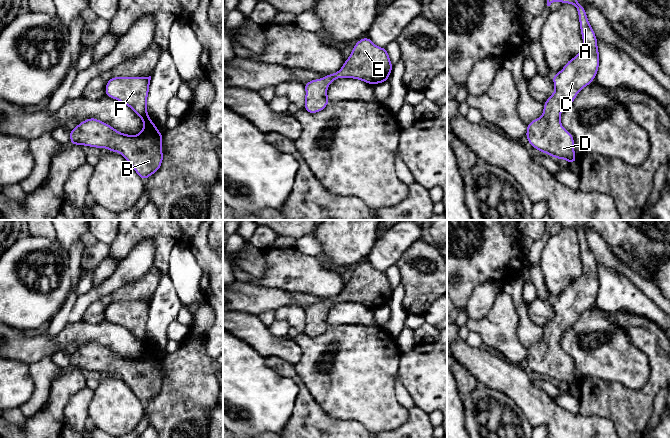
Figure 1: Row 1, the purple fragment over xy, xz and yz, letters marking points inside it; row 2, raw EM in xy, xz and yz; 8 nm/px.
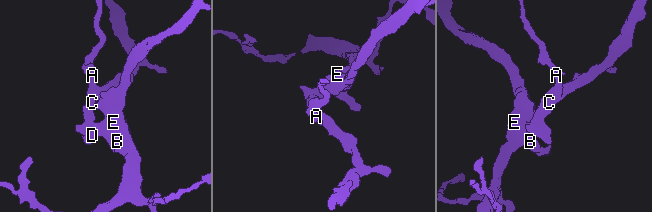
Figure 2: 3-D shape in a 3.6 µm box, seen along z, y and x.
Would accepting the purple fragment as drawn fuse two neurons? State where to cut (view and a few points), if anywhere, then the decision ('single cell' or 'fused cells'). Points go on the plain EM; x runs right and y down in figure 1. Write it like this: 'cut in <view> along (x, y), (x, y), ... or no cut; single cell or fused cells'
no cut; single cell

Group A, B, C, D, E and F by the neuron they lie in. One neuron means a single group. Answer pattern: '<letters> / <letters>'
A B C D E F

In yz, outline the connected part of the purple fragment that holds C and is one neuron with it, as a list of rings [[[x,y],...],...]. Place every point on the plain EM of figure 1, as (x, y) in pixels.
[[[547,220],[546,224],[547,230],[558,224],[577,232],[583,272],[559,297],[553,299],[555,315],[543,327],[542,340],[527,348],[526,362],[535,373],[554,382],[565,383],[570,388],[578,384],[575,381],[573,359],[561,349],[561,336],[573,327],[582,312],[593,306],[599,292],[599,275],[585,232],[578,227],[576,220]]]

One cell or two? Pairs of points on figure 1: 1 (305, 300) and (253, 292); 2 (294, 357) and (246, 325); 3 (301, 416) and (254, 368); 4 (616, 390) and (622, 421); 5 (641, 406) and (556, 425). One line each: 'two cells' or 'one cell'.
1: one cell
2: one cell
3: two cells
4: one cell
5: two cells

